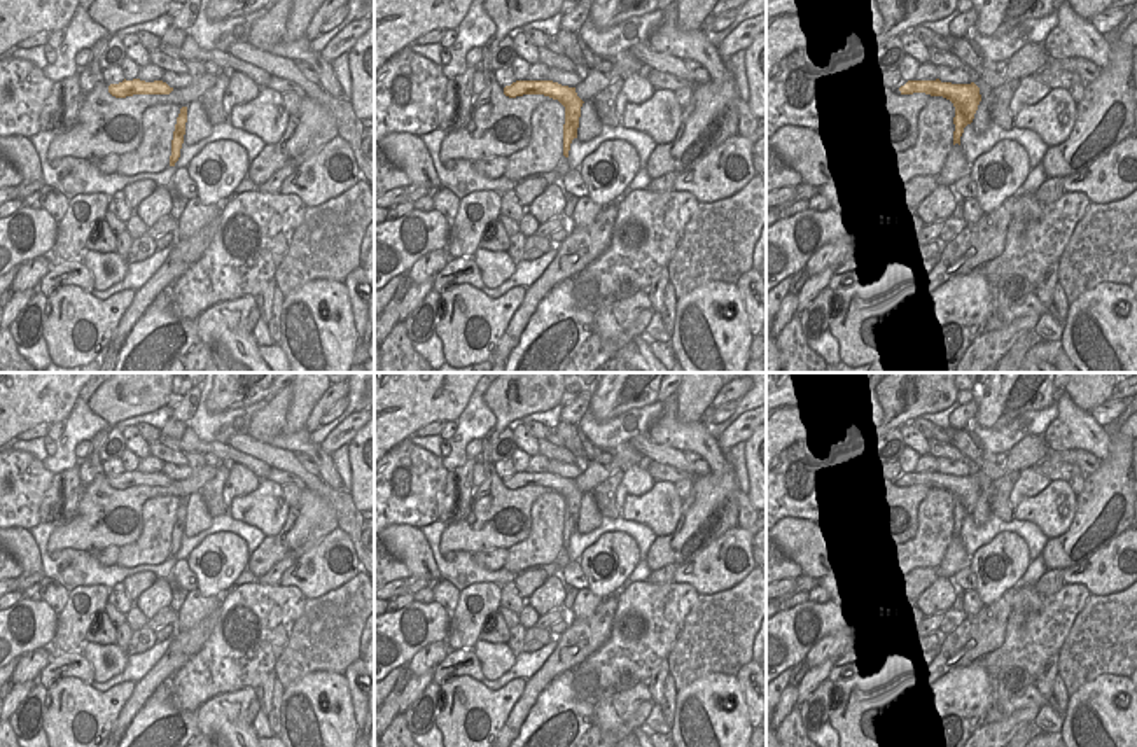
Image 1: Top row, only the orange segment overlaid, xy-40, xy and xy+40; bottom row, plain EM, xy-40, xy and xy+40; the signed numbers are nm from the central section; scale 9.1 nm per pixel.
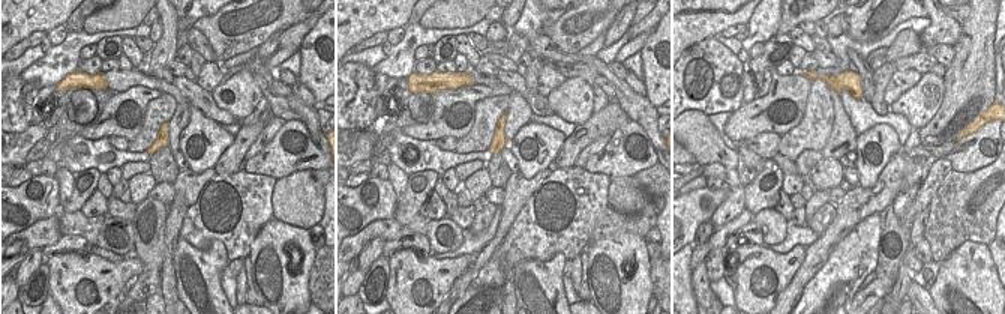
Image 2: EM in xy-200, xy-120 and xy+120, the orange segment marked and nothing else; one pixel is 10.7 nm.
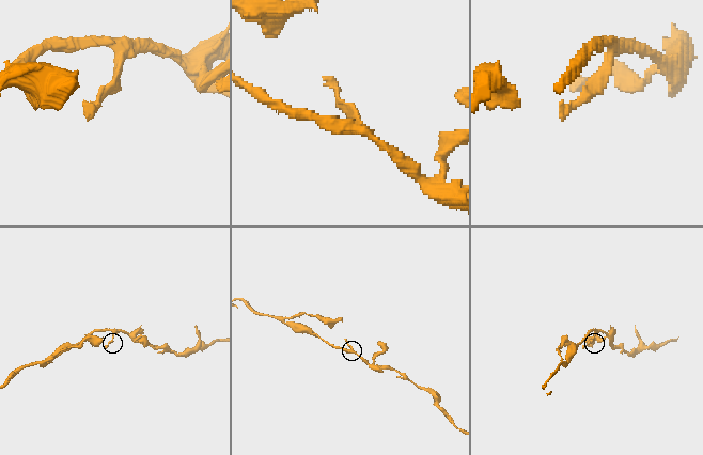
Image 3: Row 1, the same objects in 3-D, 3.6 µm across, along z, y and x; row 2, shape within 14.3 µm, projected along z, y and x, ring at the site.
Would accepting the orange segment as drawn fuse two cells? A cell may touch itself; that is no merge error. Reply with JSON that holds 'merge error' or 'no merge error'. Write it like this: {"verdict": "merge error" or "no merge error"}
{"verdict": "no merge error"}

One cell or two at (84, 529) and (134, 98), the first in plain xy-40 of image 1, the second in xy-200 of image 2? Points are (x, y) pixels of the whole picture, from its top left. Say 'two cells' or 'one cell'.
one cell

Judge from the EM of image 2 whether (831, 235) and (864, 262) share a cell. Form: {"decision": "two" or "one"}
{"decision": "two"}

